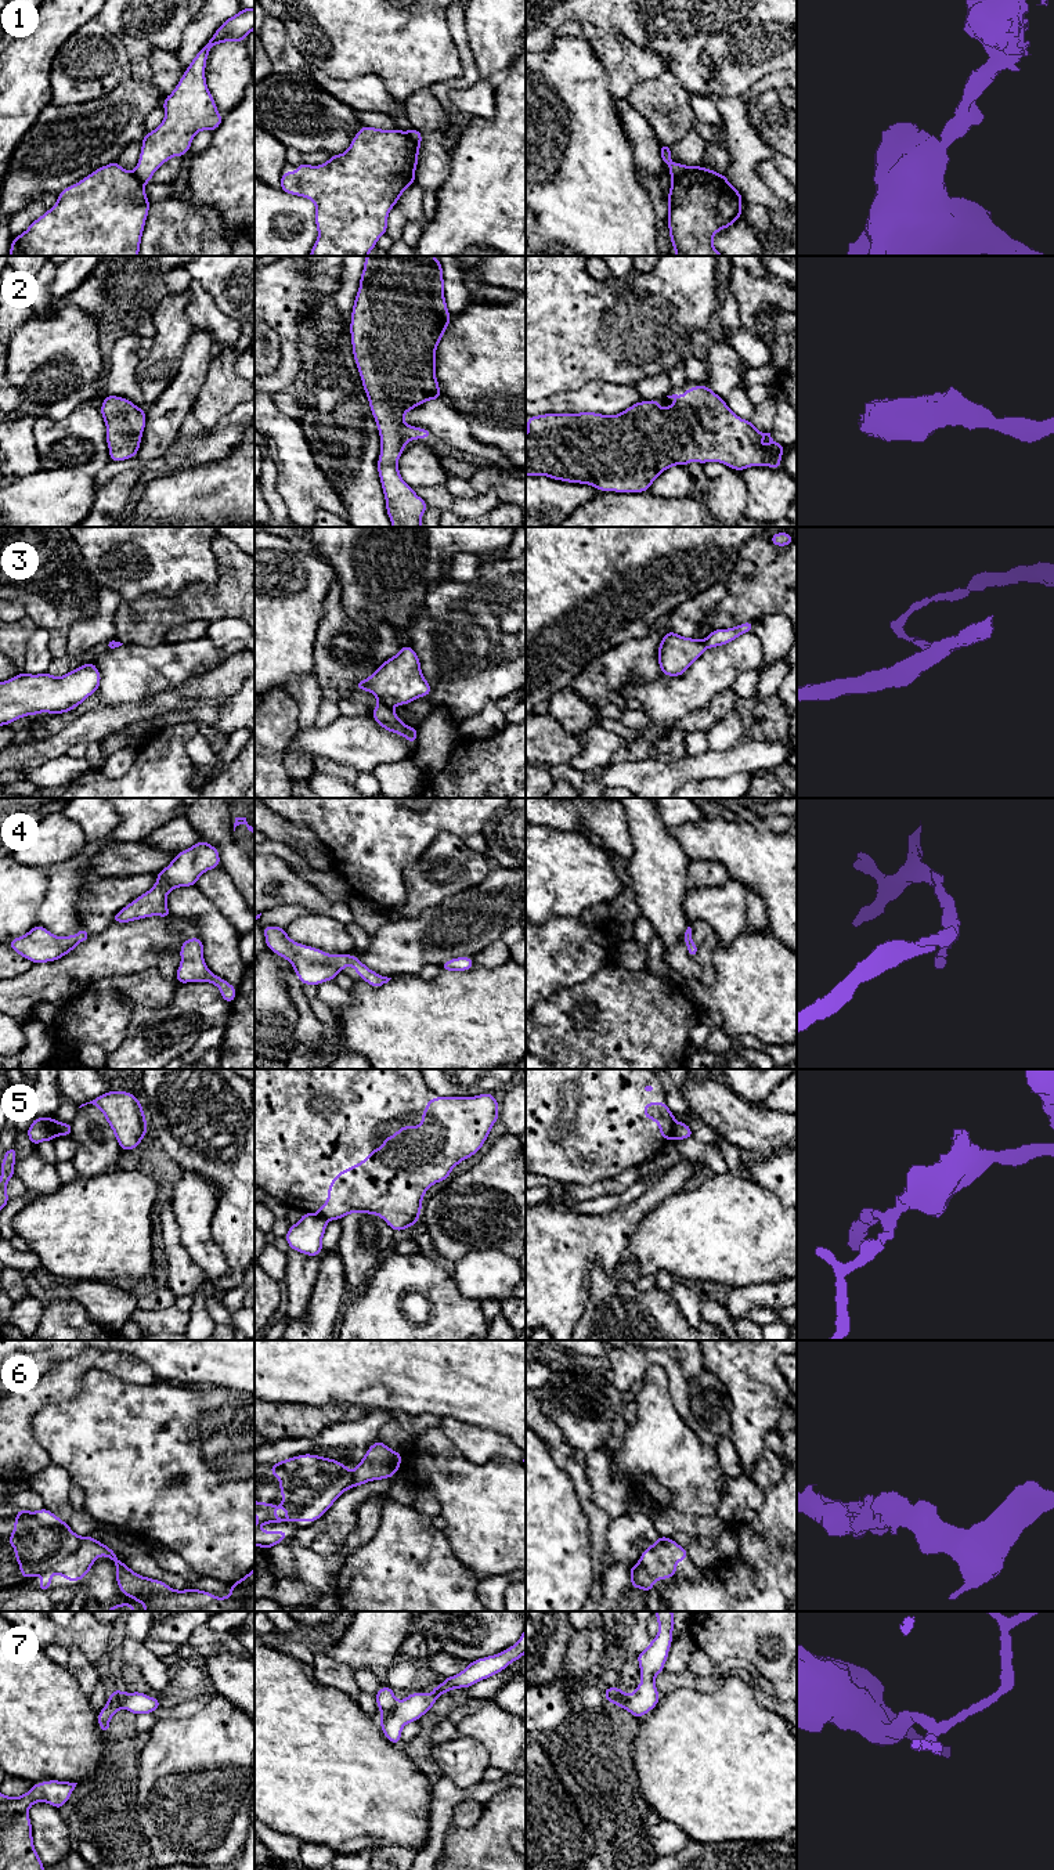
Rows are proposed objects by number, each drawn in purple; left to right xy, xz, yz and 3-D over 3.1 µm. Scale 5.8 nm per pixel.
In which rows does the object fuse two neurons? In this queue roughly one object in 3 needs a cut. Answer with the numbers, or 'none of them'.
1, 3, 5, 6, 7

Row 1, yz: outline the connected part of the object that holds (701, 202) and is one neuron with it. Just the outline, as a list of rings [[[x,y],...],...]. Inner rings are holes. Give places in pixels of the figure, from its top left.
[[[693,166],[672,181],[668,192],[668,230],[676,256],[723,256],[712,243],[714,235],[729,228],[743,217],[741,194],[728,181],[725,174],[711,169]]]

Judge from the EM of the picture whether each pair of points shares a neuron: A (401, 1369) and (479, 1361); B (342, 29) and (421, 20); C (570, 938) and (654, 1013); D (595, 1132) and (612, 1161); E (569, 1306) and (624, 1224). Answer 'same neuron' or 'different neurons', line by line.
A: same neuron
B: same neuron
C: different neurons
D: same neuron
E: same neuron

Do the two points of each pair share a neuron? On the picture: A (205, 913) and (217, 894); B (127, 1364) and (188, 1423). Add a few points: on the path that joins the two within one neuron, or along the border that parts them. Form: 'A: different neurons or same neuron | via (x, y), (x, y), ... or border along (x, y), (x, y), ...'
A: different neurons | border along (195, 885), (234, 927)
B: different neurons | border along (116, 1376), (136, 1383), (155, 1383), (159, 1381)

